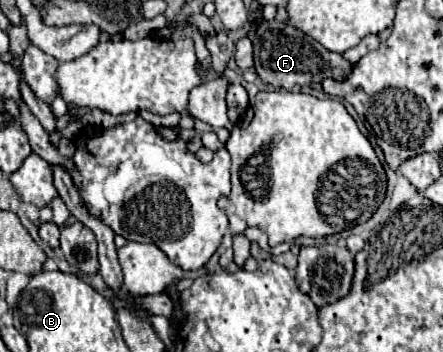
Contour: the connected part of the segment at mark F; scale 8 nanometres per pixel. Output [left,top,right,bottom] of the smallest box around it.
[253,20,353,90]

